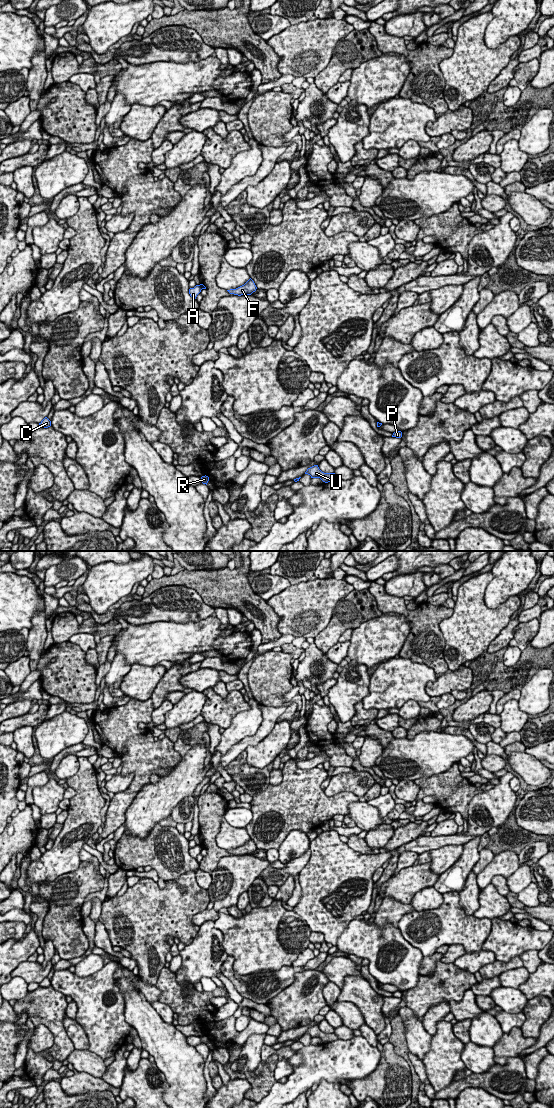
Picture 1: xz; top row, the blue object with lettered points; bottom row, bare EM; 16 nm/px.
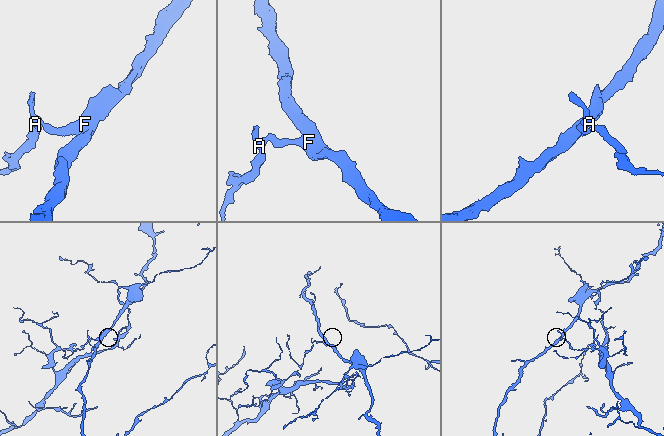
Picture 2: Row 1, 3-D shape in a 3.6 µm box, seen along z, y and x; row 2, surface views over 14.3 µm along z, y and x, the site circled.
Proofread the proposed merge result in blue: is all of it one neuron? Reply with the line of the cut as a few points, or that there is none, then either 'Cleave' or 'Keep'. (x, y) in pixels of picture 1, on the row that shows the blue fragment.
Split along xz (199, 285), (202, 288). Cleave

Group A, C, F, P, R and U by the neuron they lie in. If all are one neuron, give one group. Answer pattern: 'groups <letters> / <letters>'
groups A C P R U / F

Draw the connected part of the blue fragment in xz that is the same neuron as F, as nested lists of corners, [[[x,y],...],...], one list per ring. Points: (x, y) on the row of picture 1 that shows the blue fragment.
[[[250,278],[244,285],[236,288],[236,289],[230,289],[227,290],[230,294],[234,295],[251,295],[253,292],[255,292],[257,289],[254,281]]]

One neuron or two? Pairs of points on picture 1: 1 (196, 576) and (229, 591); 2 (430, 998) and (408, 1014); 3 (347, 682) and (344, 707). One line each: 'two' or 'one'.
1: one
2: two
3: one

